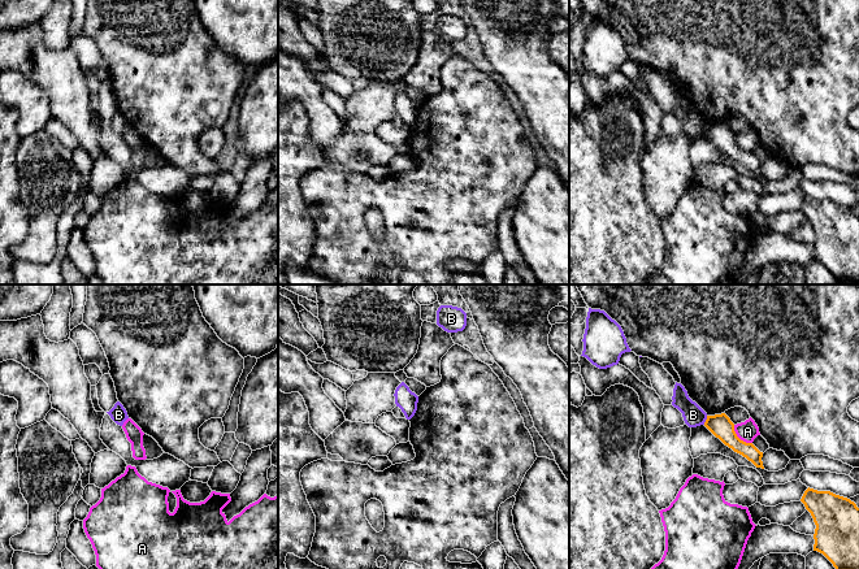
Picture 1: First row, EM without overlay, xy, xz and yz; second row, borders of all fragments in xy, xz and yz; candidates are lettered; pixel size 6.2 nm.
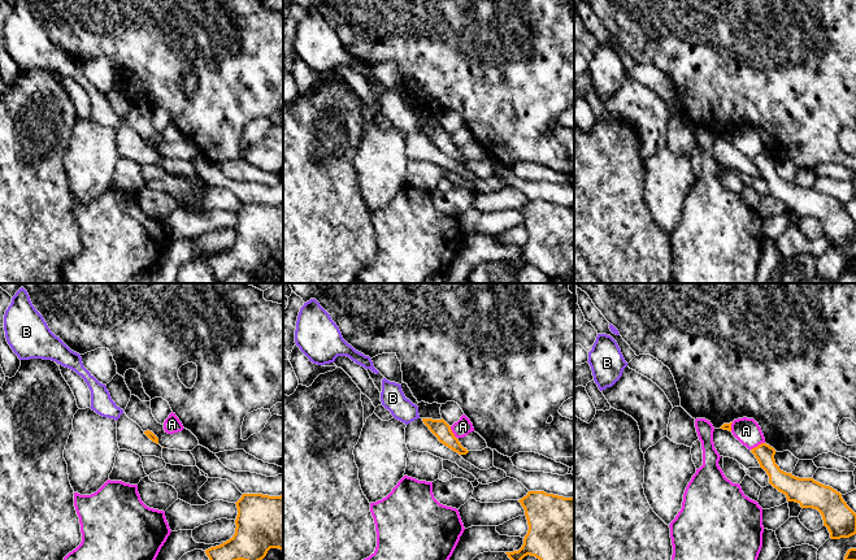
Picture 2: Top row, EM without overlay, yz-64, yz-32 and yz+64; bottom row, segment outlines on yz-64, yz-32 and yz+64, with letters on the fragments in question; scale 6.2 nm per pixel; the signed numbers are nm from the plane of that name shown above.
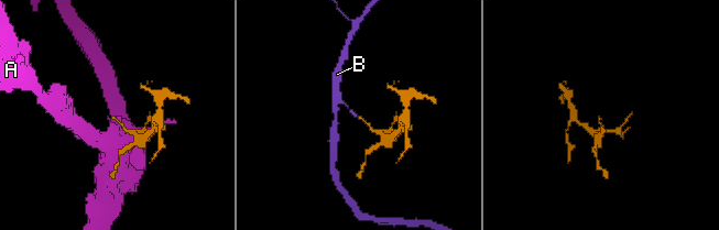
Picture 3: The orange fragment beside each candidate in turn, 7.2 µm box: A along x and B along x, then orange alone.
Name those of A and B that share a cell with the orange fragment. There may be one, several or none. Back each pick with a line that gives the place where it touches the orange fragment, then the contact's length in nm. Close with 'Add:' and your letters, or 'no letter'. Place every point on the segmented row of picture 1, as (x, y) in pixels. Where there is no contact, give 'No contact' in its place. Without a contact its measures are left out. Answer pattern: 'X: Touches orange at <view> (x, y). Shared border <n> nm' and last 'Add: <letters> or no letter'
Add: no letter

